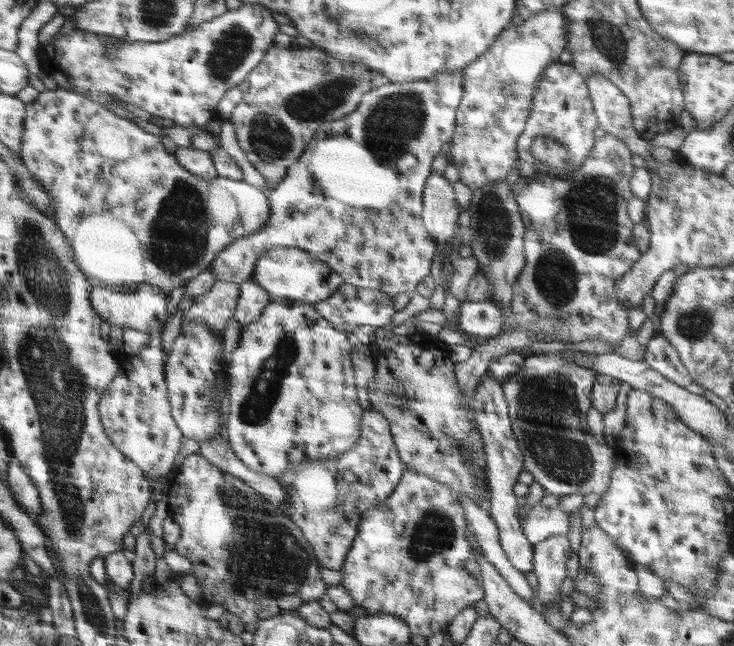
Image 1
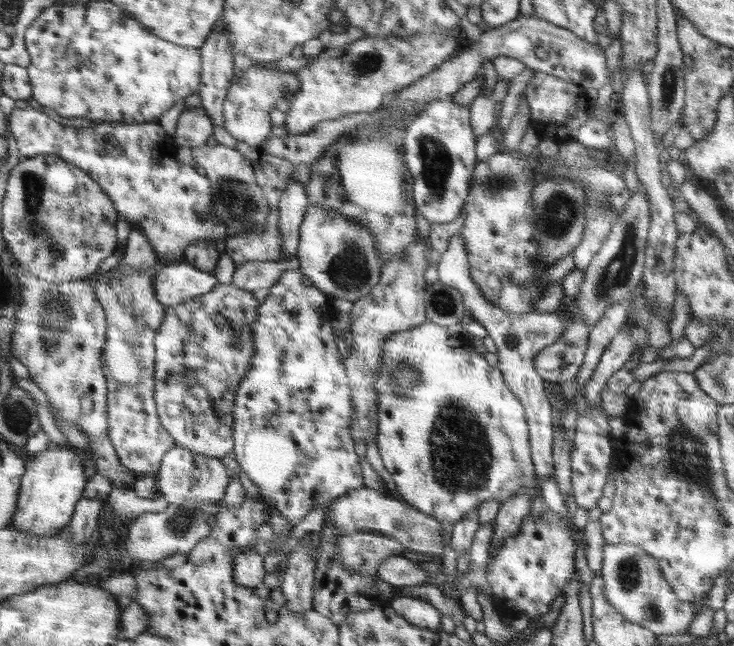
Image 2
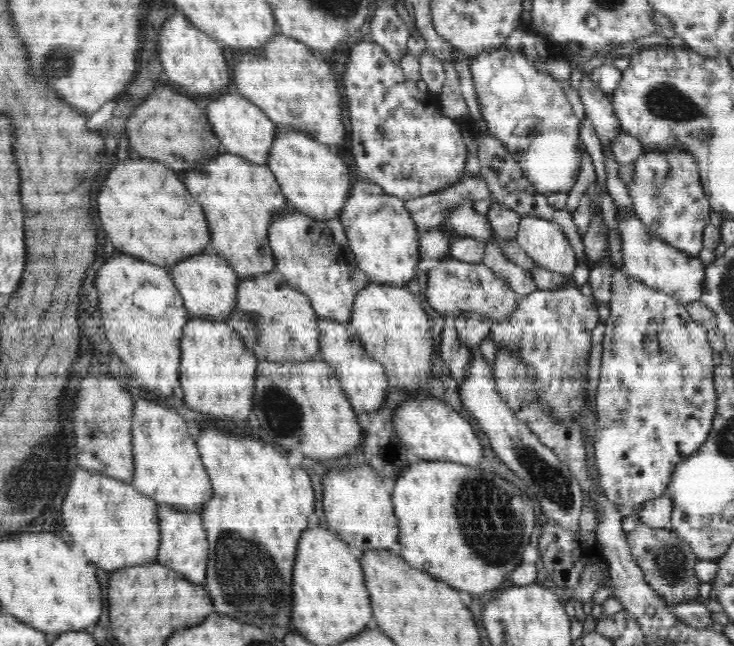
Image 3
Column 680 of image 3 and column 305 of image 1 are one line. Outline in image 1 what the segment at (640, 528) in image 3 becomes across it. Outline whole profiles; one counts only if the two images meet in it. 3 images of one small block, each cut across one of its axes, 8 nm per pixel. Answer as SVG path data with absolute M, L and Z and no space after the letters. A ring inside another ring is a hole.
M199 453L190 454L185 456L175 476L171 496L168 514L181 530L174 550L192 563L191 574L198 580L204 598L223 606L229 618L238 616L244 623L257 624L326 594L330 585L322 581L319 573L322 566L301 530L282 508L268 502L240 478L222 472Z

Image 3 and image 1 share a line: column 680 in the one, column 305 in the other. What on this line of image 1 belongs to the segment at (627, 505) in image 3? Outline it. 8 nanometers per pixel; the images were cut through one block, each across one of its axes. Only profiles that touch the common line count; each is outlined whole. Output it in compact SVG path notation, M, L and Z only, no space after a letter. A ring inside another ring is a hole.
M279 298L279 300L271 301L265 306L262 315L258 320L246 325L241 332L241 337L236 350L231 356L231 367L229 370L229 399L230 412L226 422L226 437L231 447L234 449L236 458L242 464L248 466L252 470L271 476L273 479L280 480L287 470L295 467L302 462L316 462L316 460L338 460L340 454L346 454L349 448L352 448L358 440L361 429L361 418L363 409L358 403L356 387L354 384L354 369L352 368L352 360L354 352L350 341L346 334L336 329L334 325L330 325L326 319L320 317L313 307L313 303L300 302L299 300L287 300L287 298Z

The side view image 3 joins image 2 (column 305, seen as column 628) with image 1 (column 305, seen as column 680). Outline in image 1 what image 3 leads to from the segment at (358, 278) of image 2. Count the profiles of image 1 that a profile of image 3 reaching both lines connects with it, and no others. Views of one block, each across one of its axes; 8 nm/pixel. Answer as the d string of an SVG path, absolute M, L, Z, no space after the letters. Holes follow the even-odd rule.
M293 247L266 249L254 265L251 279L269 294L272 301L287 298L304 304L326 300L344 283L342 277L326 263L316 261L306 251Z

